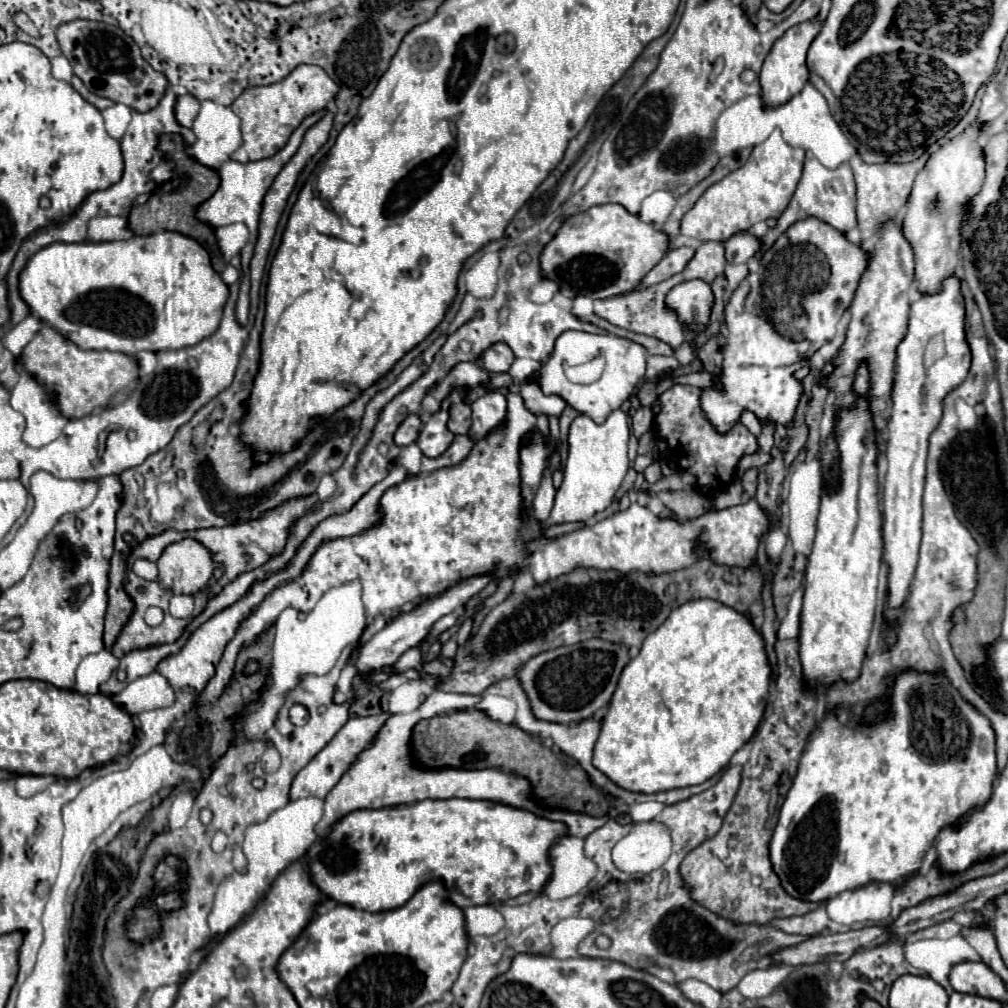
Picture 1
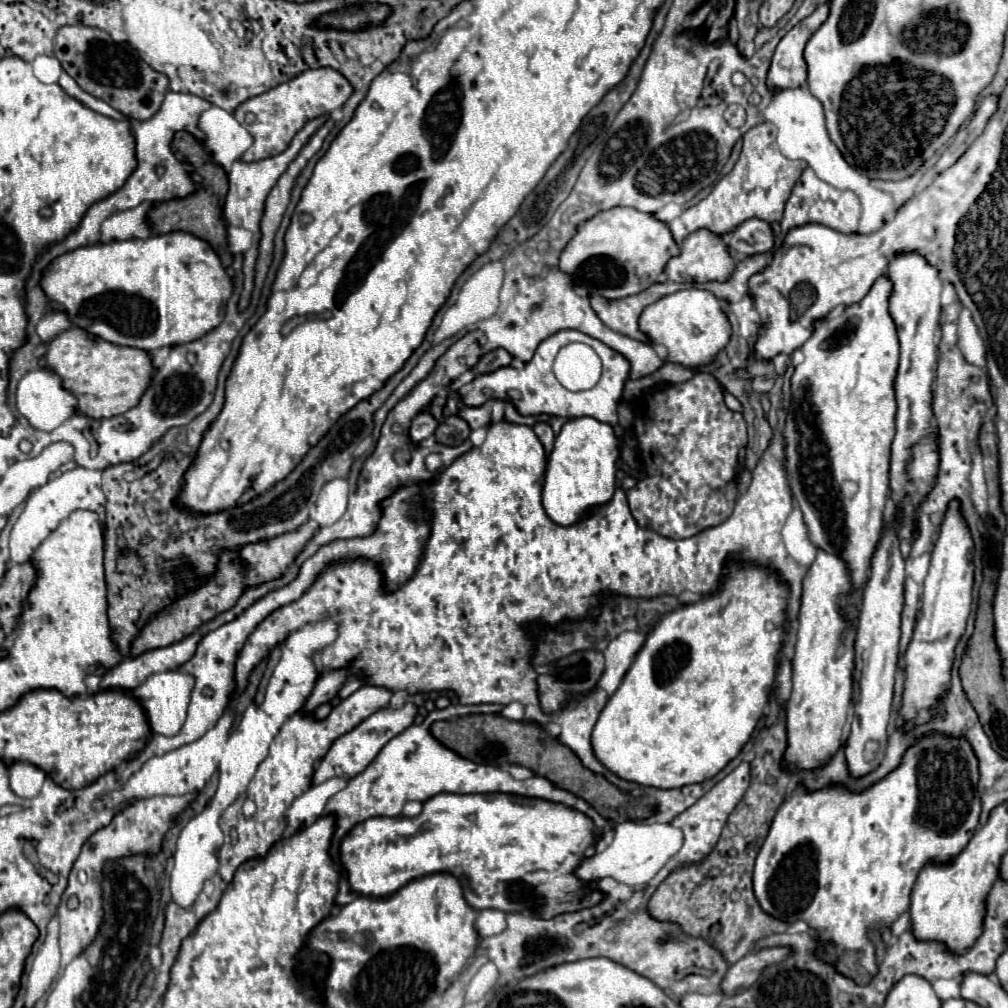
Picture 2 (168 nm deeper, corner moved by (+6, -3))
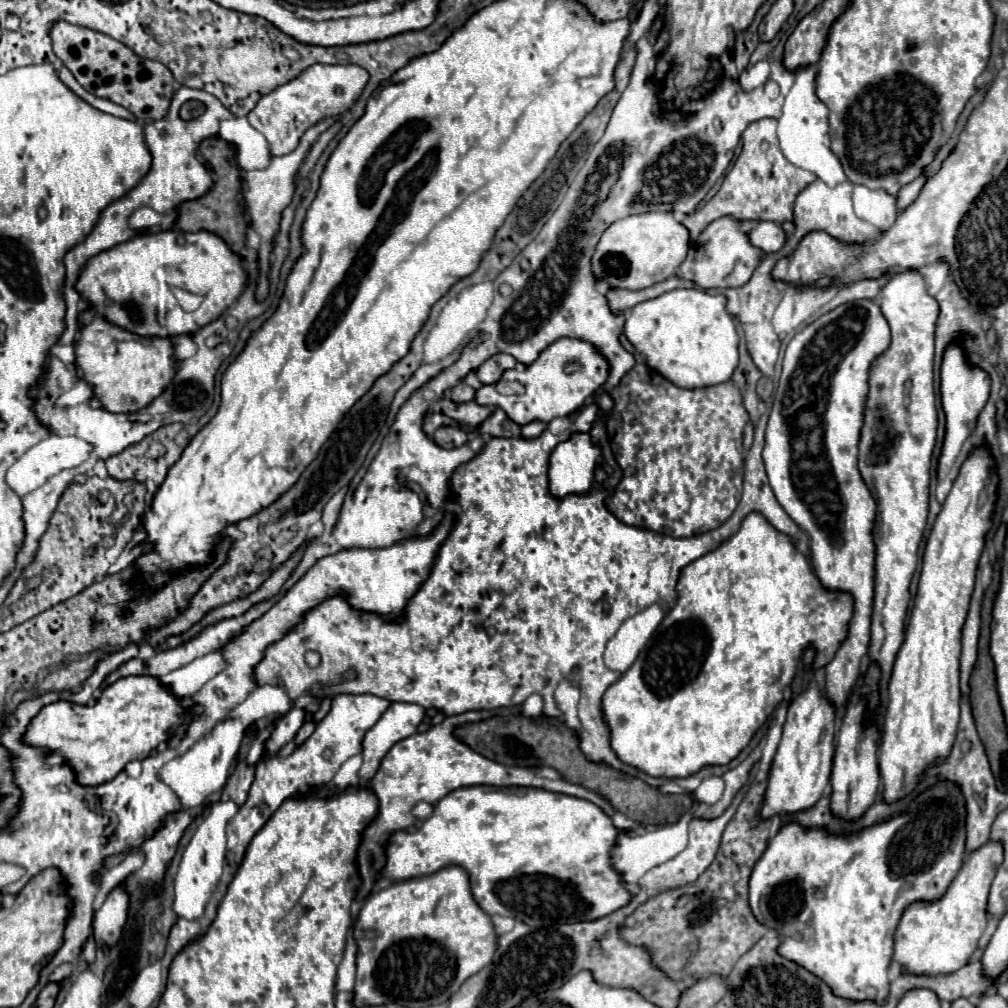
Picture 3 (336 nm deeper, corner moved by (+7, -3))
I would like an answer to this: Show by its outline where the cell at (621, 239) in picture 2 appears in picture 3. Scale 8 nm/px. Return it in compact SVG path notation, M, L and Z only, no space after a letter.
M642 213L630 215L612 223L592 257L592 273L620 289L644 289L678 273L690 247L688 229L678 223L672 213Z

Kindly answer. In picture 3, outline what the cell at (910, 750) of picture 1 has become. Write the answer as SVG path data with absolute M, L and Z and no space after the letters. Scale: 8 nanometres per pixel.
M944 781L918 795L910 805L910 815L868 827L854 837L836 837L820 829L802 829L790 823L780 829L762 859L754 865L750 877L750 909L762 925L778 931L778 953L820 977L836 997L884 1005L890 989L888 967L900 913L912 901L932 901L932 897L940 897L948 889L966 855L964 819L966 803L958 785Z

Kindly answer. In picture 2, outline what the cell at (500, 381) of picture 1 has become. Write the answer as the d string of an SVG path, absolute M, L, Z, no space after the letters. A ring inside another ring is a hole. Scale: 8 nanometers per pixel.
M565 329L565 331L559 331L551 337L547 337L535 351L533 359L529 363L525 363L523 369L515 369L515 367L501 367L493 373L483 373L483 375L477 375L471 383L463 385L459 389L459 397L465 405L471 405L471 407L479 407L483 405L485 401L491 399L509 399L509 391L519 391L521 393L521 399L515 399L515 407L521 415L541 415L541 413L547 413L547 415L559 415L559 417L593 417L601 423L611 423L611 425L617 425L617 403L621 399L621 393L623 393L623 387L625 387L625 381L629 379L629 361L617 353L615 349L607 347L605 343L601 343L599 339L593 339L581 331L573 331L573 329ZM573 341L579 341L579 343L589 343L589 347L593 347L597 351L597 355L601 357L603 361L603 375L599 379L599 383L589 389L589 391L579 391L579 393L573 393L573 391L567 391L563 385L559 385L555 381L555 375L553 375L553 369L551 369L551 363L557 355L557 351L567 345L567 343L573 343Z

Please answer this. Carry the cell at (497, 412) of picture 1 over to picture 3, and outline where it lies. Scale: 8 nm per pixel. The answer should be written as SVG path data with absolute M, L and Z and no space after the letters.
M476 401L450 403L450 405L446 405L446 409L444 409L444 413L446 413L448 417L452 417L452 419L458 421L460 425L468 425L468 427L478 427L492 411L494 411L494 407L484 407L484 405L478 405Z

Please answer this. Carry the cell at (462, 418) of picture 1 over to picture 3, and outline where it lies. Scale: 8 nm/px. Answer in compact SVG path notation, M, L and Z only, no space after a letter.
M440 427L436 429L434 437L432 437L440 447L444 449L454 449L454 447L462 447L466 443L466 431L460 427Z

